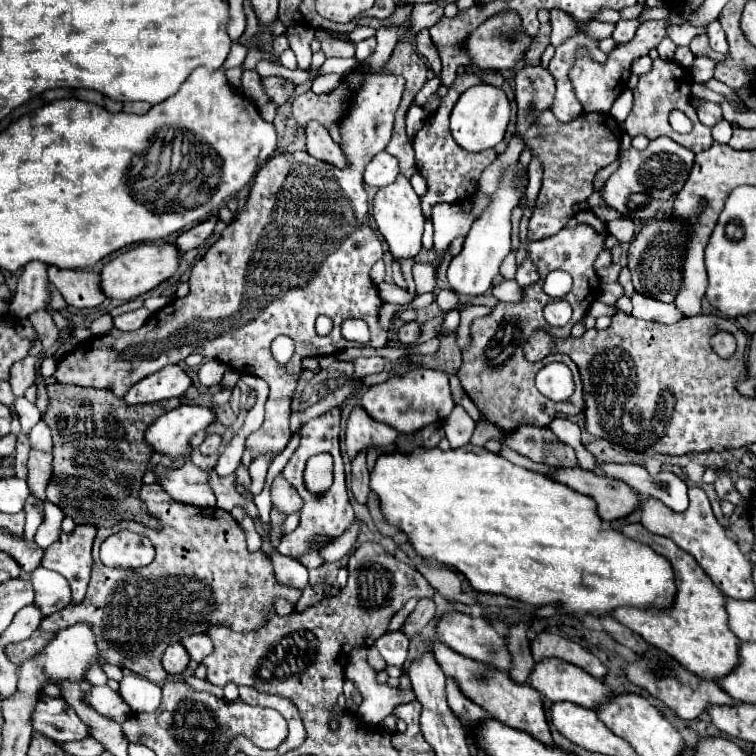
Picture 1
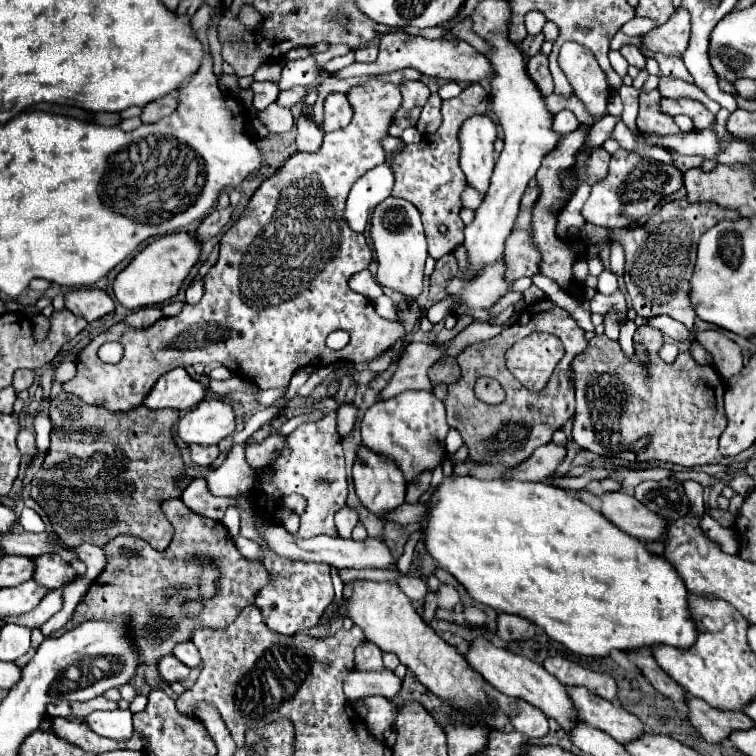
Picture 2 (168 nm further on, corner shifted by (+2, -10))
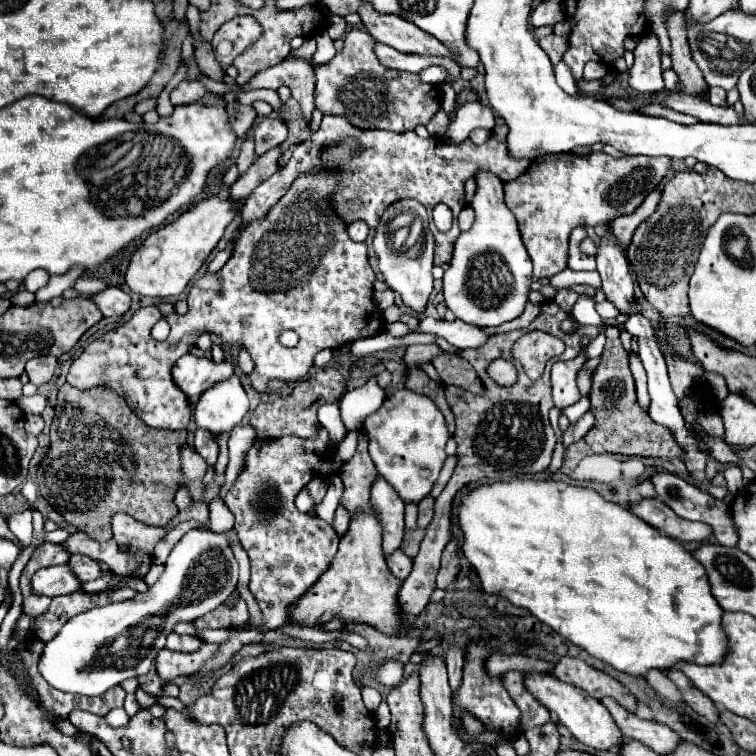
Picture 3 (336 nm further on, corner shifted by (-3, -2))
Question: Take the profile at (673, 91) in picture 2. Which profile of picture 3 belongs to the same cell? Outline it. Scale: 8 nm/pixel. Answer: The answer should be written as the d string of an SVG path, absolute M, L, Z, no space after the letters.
M655 39L639 41L633 55L635 55L635 63L629 69L629 85L645 95L663 91L665 83L663 83L661 61L659 61L661 55L659 41Z

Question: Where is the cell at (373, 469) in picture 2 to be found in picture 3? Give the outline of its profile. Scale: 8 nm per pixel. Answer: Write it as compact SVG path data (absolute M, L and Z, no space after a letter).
M377 475L377 481L373 481L371 487L371 505L383 527L383 553L389 555L395 549L399 549L403 539L405 503L397 495L397 491L393 491L389 483L385 483L385 479Z

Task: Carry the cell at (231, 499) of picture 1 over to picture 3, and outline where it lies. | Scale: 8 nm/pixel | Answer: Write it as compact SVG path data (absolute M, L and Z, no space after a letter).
M397 549L393 555L389 555L387 565L389 565L389 569L391 569L391 573L393 573L395 577L399 577L399 579L407 579L407 575L411 573L411 565L413 565L413 561L411 561L401 549Z

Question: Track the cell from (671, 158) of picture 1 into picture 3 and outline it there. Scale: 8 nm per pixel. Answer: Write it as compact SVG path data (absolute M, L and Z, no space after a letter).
M603 151L589 157L573 153L545 155L535 159L527 173L505 183L505 203L519 223L523 245L533 261L537 279L553 277L563 271L569 233L577 225L601 225L621 215L631 215L643 199L667 177L671 159L665 157L609 157Z

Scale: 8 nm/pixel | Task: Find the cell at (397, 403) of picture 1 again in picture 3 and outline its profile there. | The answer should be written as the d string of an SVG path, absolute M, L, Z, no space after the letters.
M399 389L365 419L365 433L369 437L369 453L379 475L395 487L405 503L419 503L431 493L447 459L445 443L449 439L445 417L433 399L427 395L417 395L409 389Z

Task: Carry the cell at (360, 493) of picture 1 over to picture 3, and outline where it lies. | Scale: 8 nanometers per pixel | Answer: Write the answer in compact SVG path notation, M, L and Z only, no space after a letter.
M339 505L337 511L335 511L335 525L333 525L333 529L337 531L337 535L345 535L345 531L349 529L349 523L351 523L349 511Z

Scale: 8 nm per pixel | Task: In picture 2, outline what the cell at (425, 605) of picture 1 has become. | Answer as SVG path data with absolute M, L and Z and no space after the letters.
M428 593L426 595L426 603L424 603L424 615L422 615L426 623L430 623L430 619L436 613L436 609L438 609L438 597L436 597L436 593Z

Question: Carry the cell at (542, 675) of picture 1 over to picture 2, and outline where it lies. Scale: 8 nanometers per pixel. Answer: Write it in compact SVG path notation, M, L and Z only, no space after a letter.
M568 687L568 693L572 695L576 709L580 709L580 719L584 719L584 723L590 727L608 733L618 743L626 745L646 733L642 721L636 715L628 713L624 707L608 703L606 699L600 699L598 695L592 695L580 687Z

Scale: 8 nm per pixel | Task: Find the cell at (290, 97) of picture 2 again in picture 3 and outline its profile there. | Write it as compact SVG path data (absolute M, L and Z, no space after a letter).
M349 29L345 47L329 63L315 67L315 103L321 111L347 115L361 129L411 131L427 121L441 107L437 85L427 85L417 73L385 69L373 53L373 37L361 29Z

